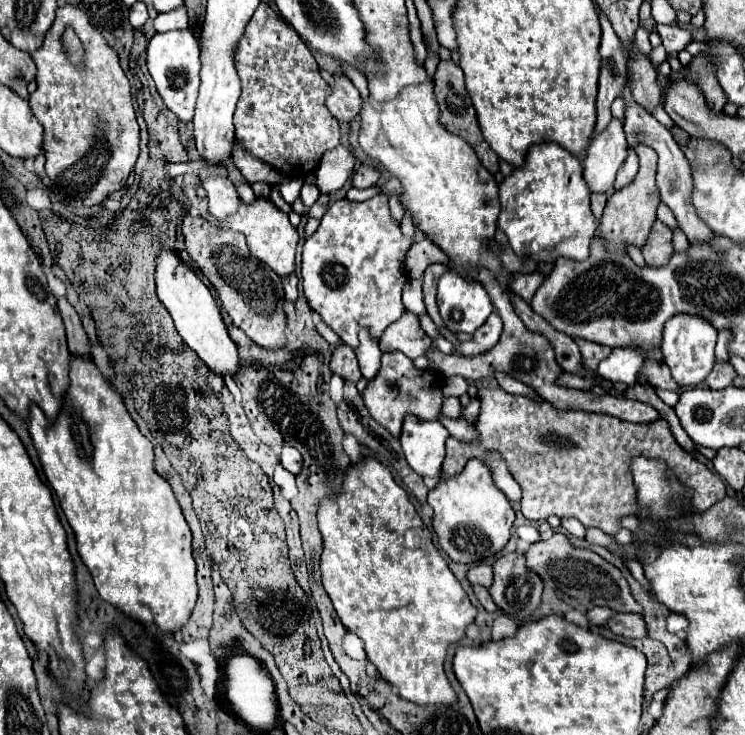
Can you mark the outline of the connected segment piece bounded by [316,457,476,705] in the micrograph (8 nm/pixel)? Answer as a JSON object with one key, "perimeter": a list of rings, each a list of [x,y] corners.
{"perimeter":[[[362,457],[344,471],[342,489],[320,501],[316,517],[324,539],[320,557],[322,583],[344,627],[364,641],[368,659],[388,683],[398,685],[404,699],[418,705],[454,703],[456,693],[444,675],[444,657],[448,645],[464,637],[466,625],[476,617],[476,607],[432,545],[432,534],[422,523],[406,491],[378,459]]]}

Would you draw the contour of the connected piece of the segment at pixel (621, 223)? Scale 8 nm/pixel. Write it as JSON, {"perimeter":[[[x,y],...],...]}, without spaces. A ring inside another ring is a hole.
{"perimeter":[[[638,145],[634,147],[634,151],[640,157],[640,171],[636,175],[636,179],[626,185],[622,191],[614,193],[612,197],[608,197],[604,215],[602,215],[602,225],[600,225],[600,237],[604,237],[608,241],[608,249],[610,251],[626,251],[624,247],[636,245],[642,247],[642,243],[646,241],[652,223],[656,221],[656,207],[660,203],[660,191],[656,187],[656,167],[658,167],[658,153],[646,145]]]}

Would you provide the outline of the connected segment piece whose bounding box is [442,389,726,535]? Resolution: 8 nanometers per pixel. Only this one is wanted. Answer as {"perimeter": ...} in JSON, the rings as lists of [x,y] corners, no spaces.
{"perimeter":[[[478,389],[478,399],[482,403],[476,421],[480,433],[478,443],[462,443],[450,437],[442,467],[444,475],[460,473],[472,457],[486,461],[486,451],[498,451],[506,459],[512,477],[522,487],[522,513],[526,519],[546,521],[548,515],[574,517],[584,527],[598,527],[614,535],[624,515],[638,513],[636,489],[632,475],[628,475],[630,457],[634,455],[664,459],[668,471],[686,487],[694,489],[692,507],[700,513],[726,495],[724,481],[684,451],[662,419],[650,425],[638,425],[602,413],[564,413],[556,411],[546,401],[538,405],[526,397],[510,395],[504,389]]]}

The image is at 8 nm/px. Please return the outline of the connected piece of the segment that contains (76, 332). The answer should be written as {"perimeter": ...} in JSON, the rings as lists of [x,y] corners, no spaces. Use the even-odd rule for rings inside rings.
{"perimeter":[[[58,297],[58,309],[60,309],[60,315],[62,315],[62,319],[64,319],[70,353],[78,353],[78,355],[90,357],[88,337],[86,337],[86,333],[84,333],[84,329],[82,329],[82,323],[80,323],[80,317],[78,317],[76,309],[68,303],[66,297]]]}

